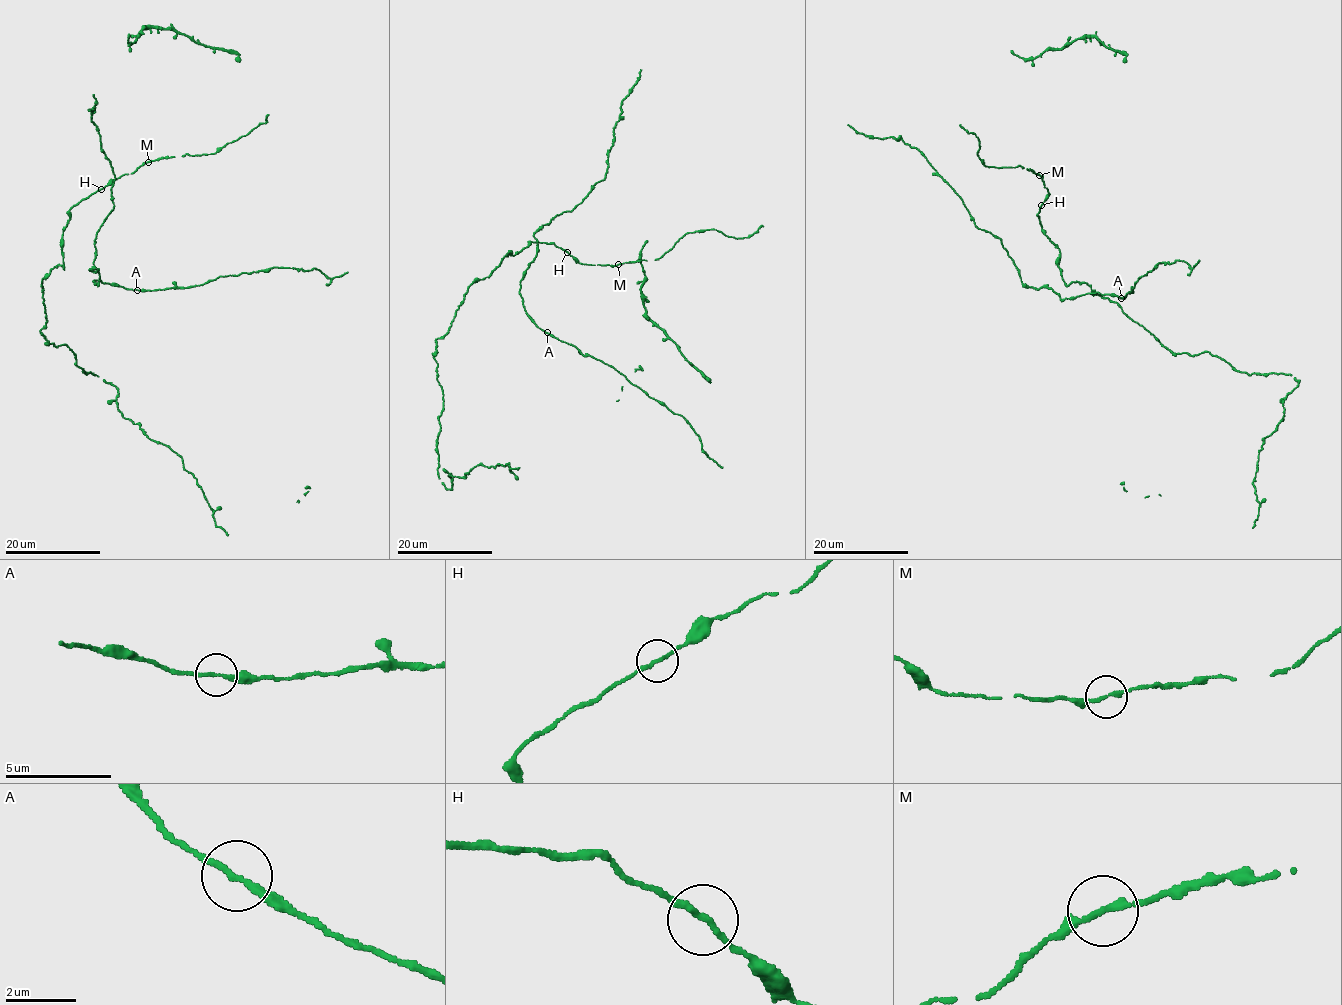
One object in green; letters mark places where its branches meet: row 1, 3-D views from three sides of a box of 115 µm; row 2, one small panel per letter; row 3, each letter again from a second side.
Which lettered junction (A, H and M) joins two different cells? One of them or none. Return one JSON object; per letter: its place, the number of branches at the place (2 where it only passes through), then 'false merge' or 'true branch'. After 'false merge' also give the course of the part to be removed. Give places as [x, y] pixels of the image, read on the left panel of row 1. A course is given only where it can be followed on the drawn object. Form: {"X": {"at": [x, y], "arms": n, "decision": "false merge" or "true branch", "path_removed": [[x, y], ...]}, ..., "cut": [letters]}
{"A": {"at": [137, 290], "arms": 2, "decision": "true branch"}, "H": {"at": [101, 189], "arms": 2, "decision": "true branch"}, "M": {"at": [148, 162], "arms": 2, "decision": "true branch"}, "cut": []}

